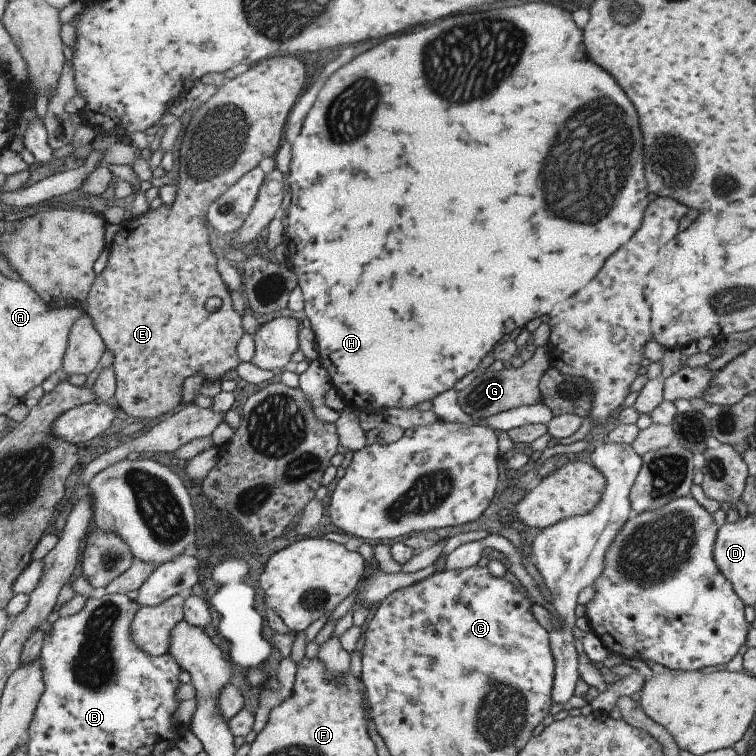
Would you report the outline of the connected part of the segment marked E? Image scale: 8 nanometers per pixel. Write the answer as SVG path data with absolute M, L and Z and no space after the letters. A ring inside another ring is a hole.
M267 60L261 61L261 64L256 64L247 69L243 74L236 76L227 82L223 88L218 88L219 92L211 98L209 104L204 103L196 111L190 120L188 127L184 132L184 138L182 140L182 150L180 158L179 168L179 183L177 198L175 202L169 206L163 206L159 210L150 210L142 216L136 218L126 219L121 224L120 231L117 233L114 244L110 247L110 256L105 270L96 278L96 282L93 283L92 291L88 296L88 309L87 312L92 316L96 327L99 329L101 336L104 338L105 344L109 350L114 353L114 371L117 377L117 388L115 400L117 400L120 408L129 416L138 419L151 419L159 418L167 412L175 412L177 406L181 405L181 398L183 398L183 382L190 376L197 376L200 374L204 377L204 382L207 381L219 381L223 380L228 373L239 368L242 360L238 353L238 344L241 342L245 330L243 330L243 318L235 312L233 308L233 300L231 300L231 291L227 286L227 283L223 280L220 270L217 270L217 264L219 264L219 258L217 254L213 252L211 248L211 236L209 235L209 222L208 210L210 206L223 195L225 191L228 191L234 184L237 184L248 172L251 172L254 168L260 166L261 162L265 158L275 157L281 142L283 142L283 134L285 129L283 128L283 120L287 124L287 118L289 118L289 112L291 108L295 106L297 98L301 96L303 92L303 86L305 86L305 80L307 80L307 66L305 64L269 64ZM211 296L217 296L222 301L222 305L214 312L209 312L205 306L207 306L207 300Z

